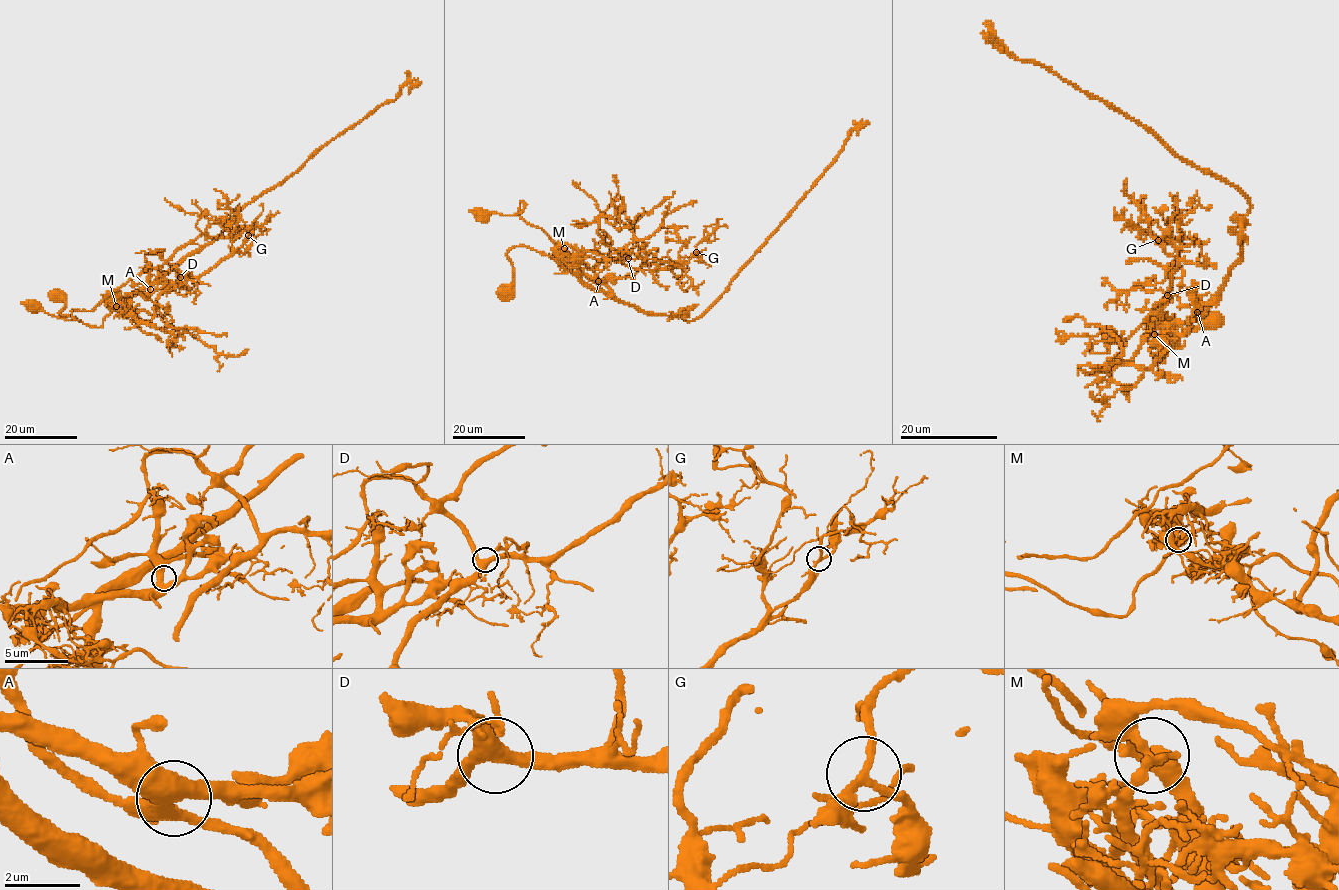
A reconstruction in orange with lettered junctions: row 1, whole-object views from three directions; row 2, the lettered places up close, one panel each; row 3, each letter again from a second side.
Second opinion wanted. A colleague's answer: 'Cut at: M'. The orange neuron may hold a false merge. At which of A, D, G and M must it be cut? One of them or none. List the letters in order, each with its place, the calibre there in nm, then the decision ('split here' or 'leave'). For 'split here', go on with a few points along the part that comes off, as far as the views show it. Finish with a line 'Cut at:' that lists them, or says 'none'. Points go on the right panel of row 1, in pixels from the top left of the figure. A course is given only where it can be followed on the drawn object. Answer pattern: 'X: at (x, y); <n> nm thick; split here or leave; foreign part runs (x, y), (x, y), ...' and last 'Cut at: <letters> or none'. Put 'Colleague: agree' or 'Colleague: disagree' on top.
Colleague: agree
A: at (1197, 312); 480 nm thick; leave
D: at (1167, 295); 380 nm thick; leave
G: at (1158, 240); 200 nm thick; leave
M: at (1154, 334); 280 nm thick; split here; foreign part runs (1153, 334), (1168, 347), (1147, 369), (1110, 362), (1178, 265), (1179, 291), (1093, 352), (1103, 331)
Cut at: M

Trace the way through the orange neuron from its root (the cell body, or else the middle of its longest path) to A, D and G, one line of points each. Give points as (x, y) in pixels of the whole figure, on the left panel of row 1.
A: (58, 297), (65, 301), (59, 314), (100, 327), (102, 320), (119, 304), (129, 297), (145, 295), (150, 289)
D: (58, 297), (65, 301), (59, 314), (95, 327), (126, 303), (184, 332), (150, 324), (155, 300), (180, 277)
G: (58, 297), (59, 314), (95, 327), (126, 303), (184, 332), (150, 324), (155, 300), (248, 235)

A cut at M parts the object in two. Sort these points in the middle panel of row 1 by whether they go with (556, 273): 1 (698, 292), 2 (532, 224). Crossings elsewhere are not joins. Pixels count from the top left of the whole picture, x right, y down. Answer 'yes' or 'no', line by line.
1: no
2: no

